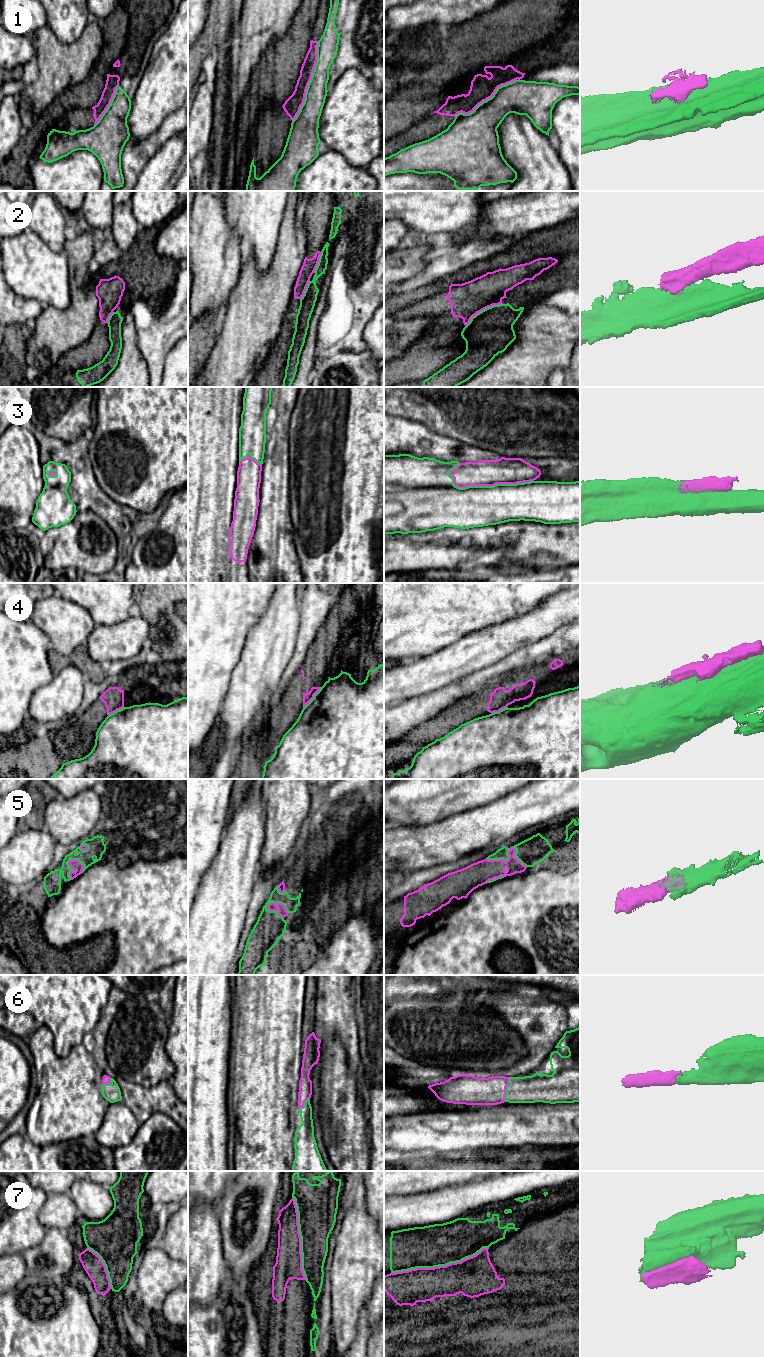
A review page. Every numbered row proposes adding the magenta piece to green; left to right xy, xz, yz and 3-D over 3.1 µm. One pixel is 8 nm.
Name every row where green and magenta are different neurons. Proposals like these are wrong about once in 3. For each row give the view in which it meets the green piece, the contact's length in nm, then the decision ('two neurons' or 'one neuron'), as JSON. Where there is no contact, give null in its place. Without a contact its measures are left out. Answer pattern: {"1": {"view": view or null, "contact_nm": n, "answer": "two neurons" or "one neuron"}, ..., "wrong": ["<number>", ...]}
{"1": {"view": "xz", "contact_nm": 700, "answer": "two neurons"}, "2": {"view": "yz", "contact_nm": 360, "answer": "two neurons"}, "3": {"view": "yz", "contact_nm": 700, "answer": "two neurons"}, "4": {"view": "xz", "contact_nm": 220, "answer": "two neurons"}, "5": {"view": "xy", "contact_nm": 180, "answer": "one neuron"}, "6": {"view": "yz", "contact_nm": 200, "answer": "one neuron"}, "7": {"view": "yz", "contact_nm": 800, "answer": "two neurons"}, "wrong": ["1", "2", "3", "4", "7"]}

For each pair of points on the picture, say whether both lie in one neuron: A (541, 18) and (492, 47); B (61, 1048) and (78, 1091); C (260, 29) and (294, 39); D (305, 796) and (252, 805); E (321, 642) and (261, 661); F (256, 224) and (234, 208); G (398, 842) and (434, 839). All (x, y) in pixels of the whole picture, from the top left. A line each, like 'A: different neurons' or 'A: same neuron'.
A: same neuron
B: different neurons
C: different neurons
D: different neurons
E: different neurons
F: same neuron
G: same neuron

